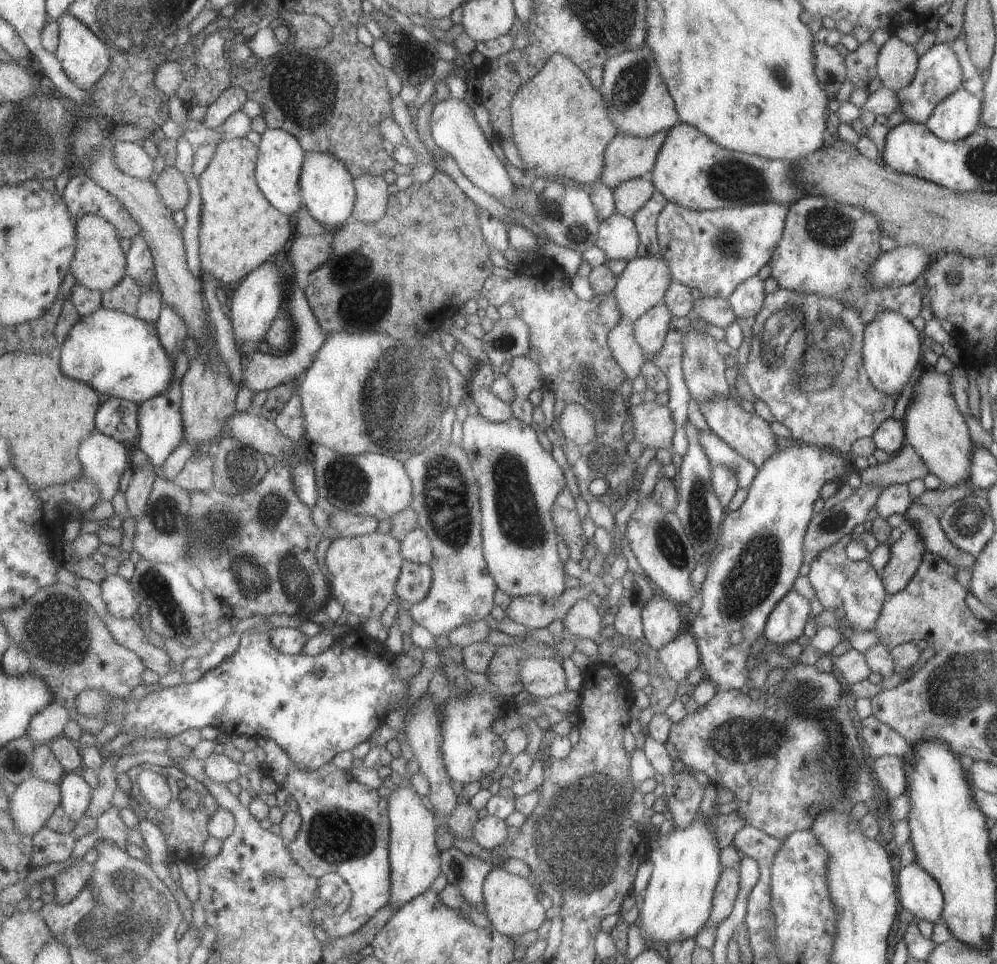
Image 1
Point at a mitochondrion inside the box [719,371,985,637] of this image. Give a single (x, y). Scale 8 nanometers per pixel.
(835, 522)

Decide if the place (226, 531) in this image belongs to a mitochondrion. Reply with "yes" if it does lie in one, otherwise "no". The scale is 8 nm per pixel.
yes

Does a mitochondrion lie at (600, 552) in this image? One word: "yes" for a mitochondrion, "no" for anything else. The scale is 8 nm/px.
no

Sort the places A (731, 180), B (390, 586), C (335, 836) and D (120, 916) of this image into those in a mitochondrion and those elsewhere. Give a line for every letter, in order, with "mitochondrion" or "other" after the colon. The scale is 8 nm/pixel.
A: mitochondrion
B: other
C: mitochondrion
D: mitochondrion

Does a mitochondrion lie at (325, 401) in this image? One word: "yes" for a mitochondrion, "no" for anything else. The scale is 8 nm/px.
no

